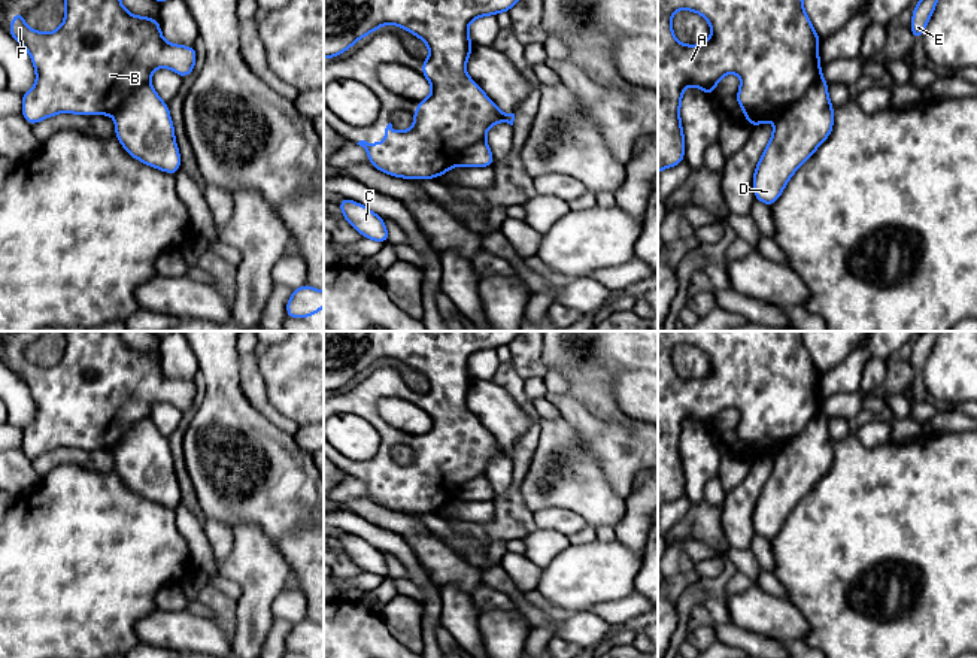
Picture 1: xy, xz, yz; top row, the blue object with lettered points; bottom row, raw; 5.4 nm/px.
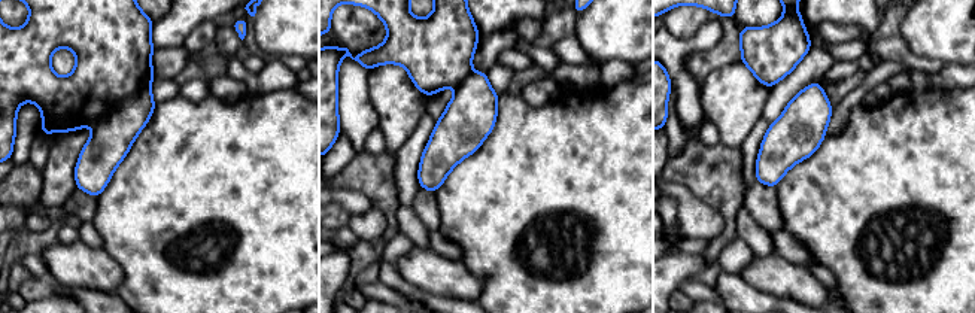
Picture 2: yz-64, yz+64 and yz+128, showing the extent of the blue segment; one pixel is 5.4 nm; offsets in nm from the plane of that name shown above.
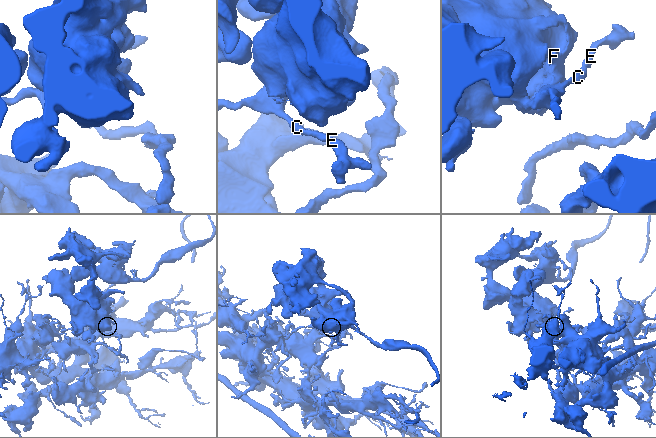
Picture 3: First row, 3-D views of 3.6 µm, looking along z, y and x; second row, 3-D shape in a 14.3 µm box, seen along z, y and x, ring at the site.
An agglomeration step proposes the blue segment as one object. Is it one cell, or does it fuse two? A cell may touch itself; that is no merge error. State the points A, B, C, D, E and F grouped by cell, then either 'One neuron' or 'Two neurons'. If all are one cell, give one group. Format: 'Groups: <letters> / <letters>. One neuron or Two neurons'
Groups: A B F / C D E. Two neurons

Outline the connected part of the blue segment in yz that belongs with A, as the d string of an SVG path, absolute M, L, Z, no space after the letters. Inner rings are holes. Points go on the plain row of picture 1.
M658 331L658 507L685 494L680 437L686 419L709 431L722 410L737 407L741 419L735 433L747 458L755 463L780 451L822 409L819 377L802 331ZM677 343L706 352L710 373L700 379L682 379L671 360Z

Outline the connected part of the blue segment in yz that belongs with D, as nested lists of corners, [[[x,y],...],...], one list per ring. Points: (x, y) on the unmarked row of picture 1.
[[[820,409],[774,457],[771,474],[755,501],[755,533],[771,542],[792,509],[829,471],[832,461],[834,442],[828,430],[828,416]]]

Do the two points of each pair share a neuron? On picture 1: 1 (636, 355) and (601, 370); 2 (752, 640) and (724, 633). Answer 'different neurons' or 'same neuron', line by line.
1: same neuron
2: same neuron

